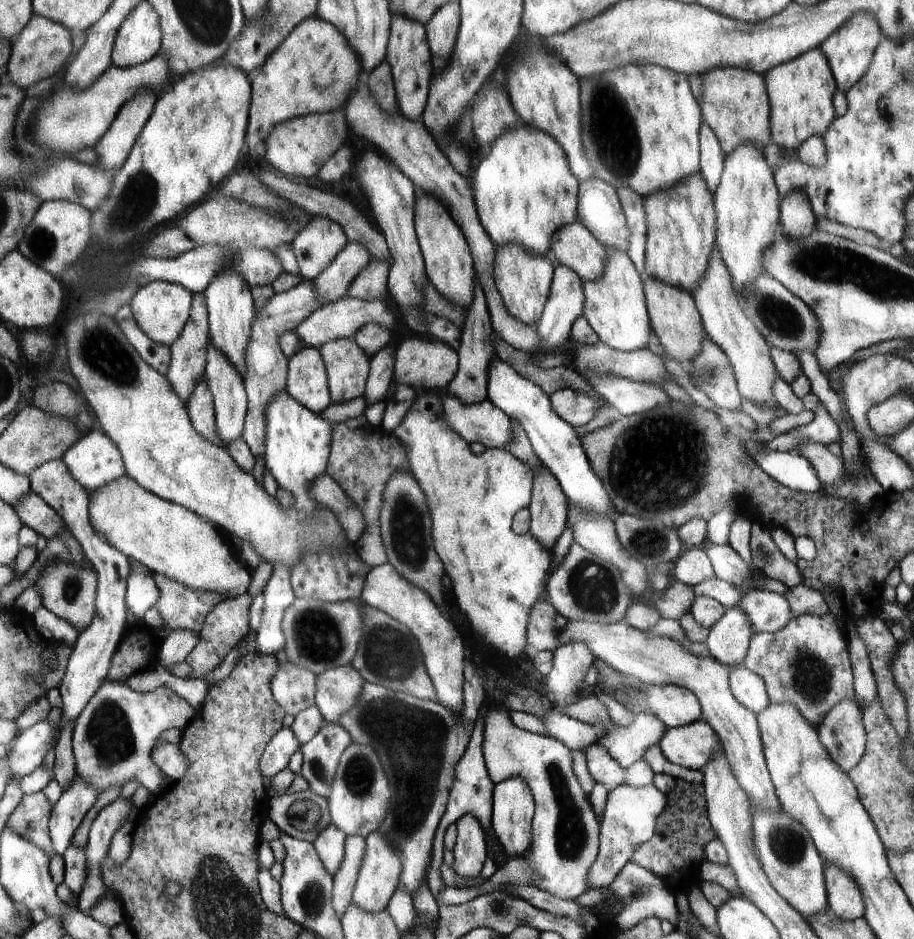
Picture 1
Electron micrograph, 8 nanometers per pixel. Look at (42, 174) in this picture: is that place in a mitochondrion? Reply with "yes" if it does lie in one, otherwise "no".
no

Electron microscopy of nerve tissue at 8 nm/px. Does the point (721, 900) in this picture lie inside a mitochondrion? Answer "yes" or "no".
no

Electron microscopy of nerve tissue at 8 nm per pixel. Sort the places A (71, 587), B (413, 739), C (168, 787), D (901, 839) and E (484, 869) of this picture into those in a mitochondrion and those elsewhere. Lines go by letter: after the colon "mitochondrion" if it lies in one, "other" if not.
A: mitochondrion
B: mitochondrion
C: other
D: other
E: other

